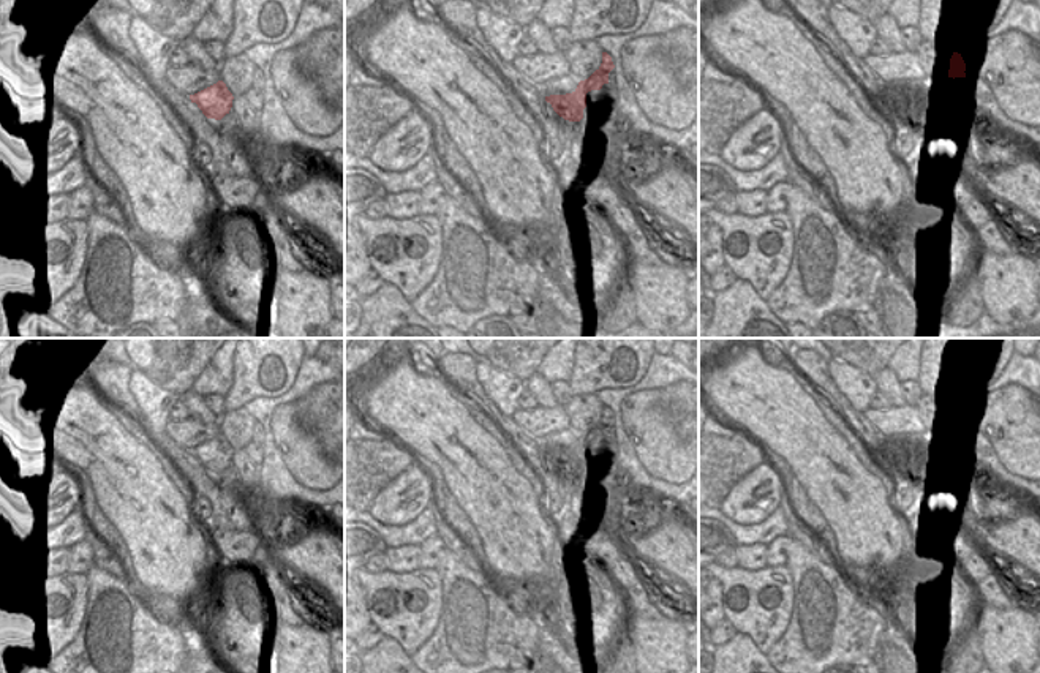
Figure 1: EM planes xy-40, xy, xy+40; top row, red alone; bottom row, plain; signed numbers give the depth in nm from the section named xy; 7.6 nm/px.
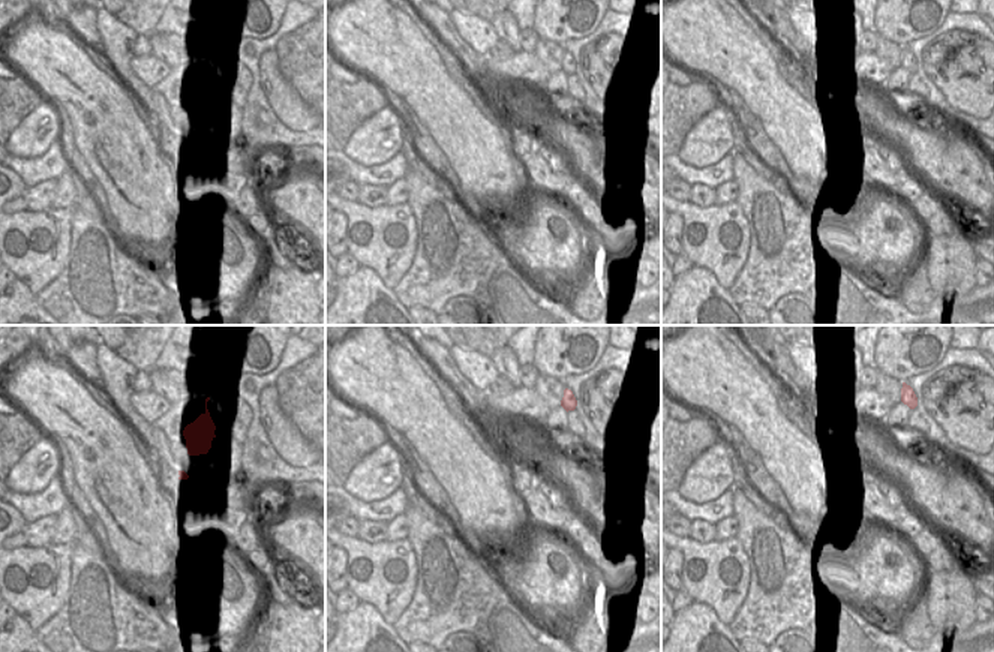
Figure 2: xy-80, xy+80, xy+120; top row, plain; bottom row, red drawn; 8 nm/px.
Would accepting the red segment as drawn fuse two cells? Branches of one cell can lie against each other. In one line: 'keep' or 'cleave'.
cleave

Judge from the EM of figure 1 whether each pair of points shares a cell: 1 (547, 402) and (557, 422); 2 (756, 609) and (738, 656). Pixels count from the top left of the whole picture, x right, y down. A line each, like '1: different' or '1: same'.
1: different
2: different

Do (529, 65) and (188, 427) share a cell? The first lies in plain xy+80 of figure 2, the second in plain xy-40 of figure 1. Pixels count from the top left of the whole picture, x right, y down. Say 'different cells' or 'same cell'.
same cell

